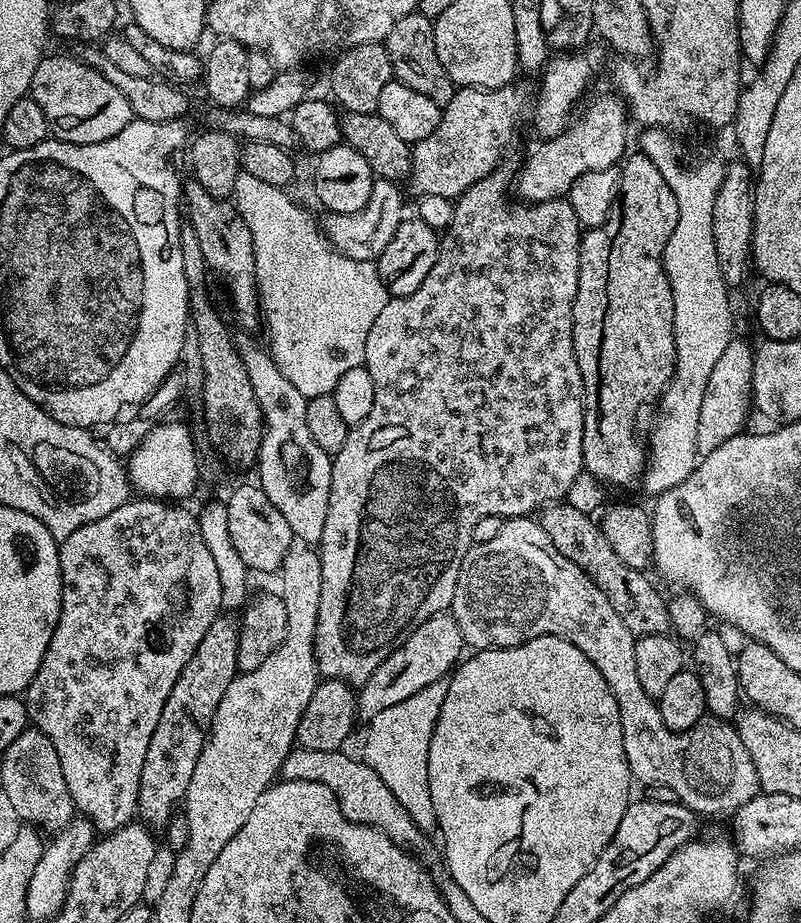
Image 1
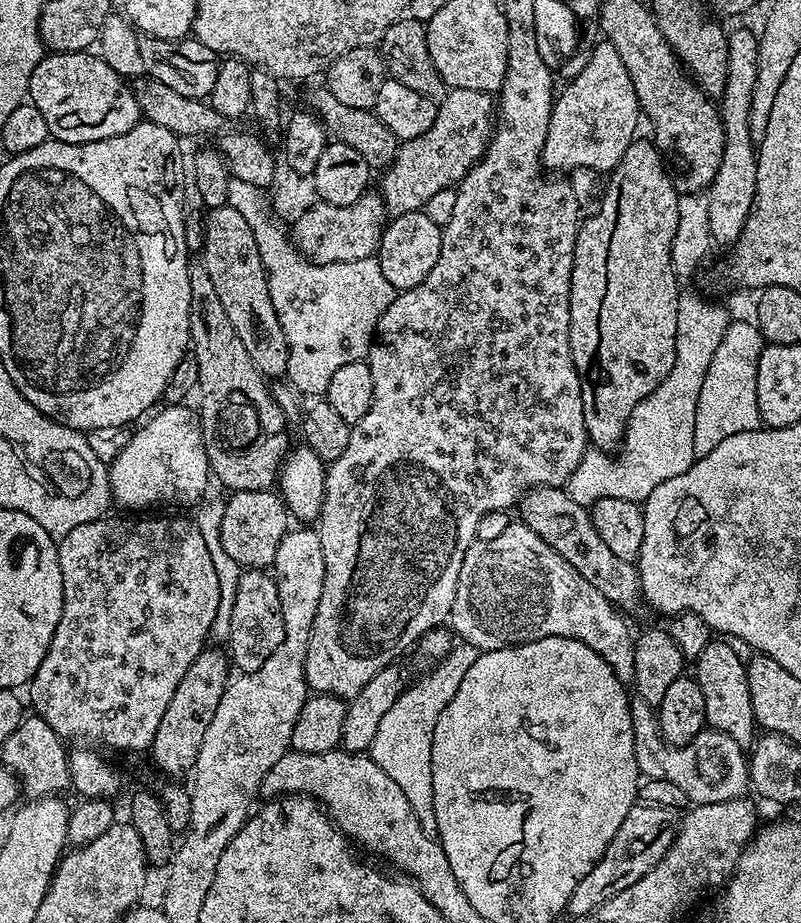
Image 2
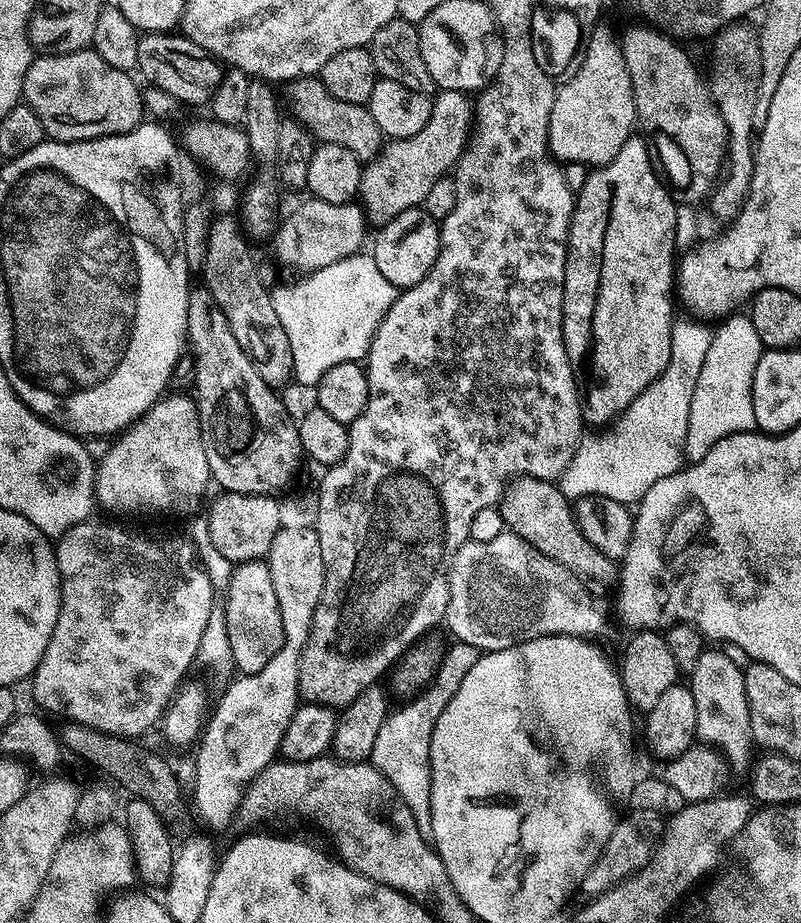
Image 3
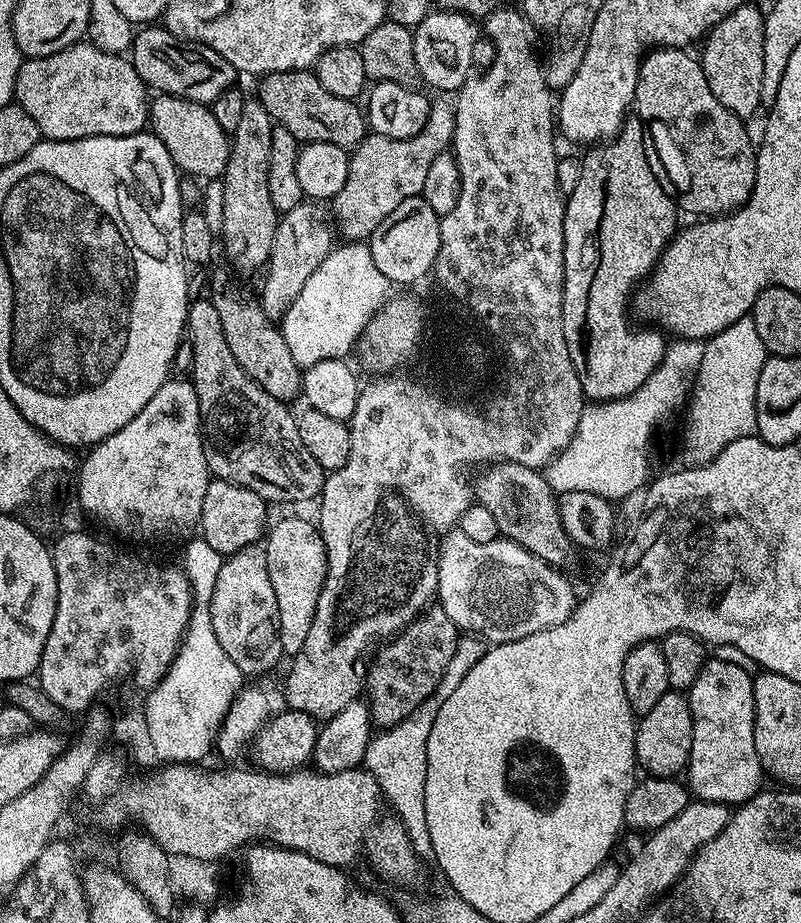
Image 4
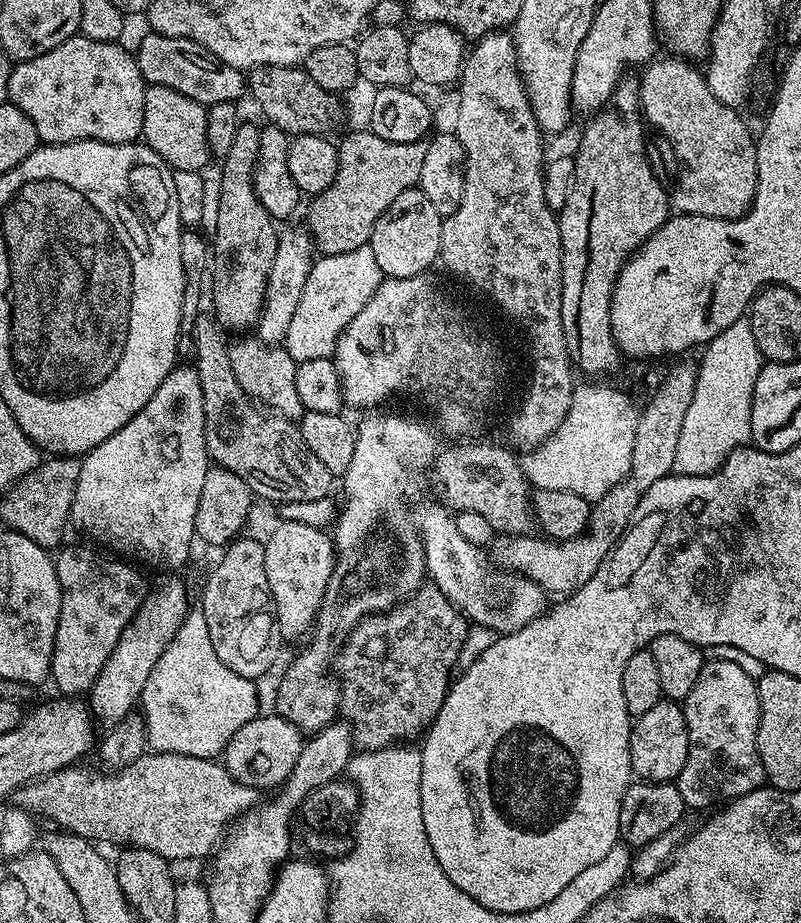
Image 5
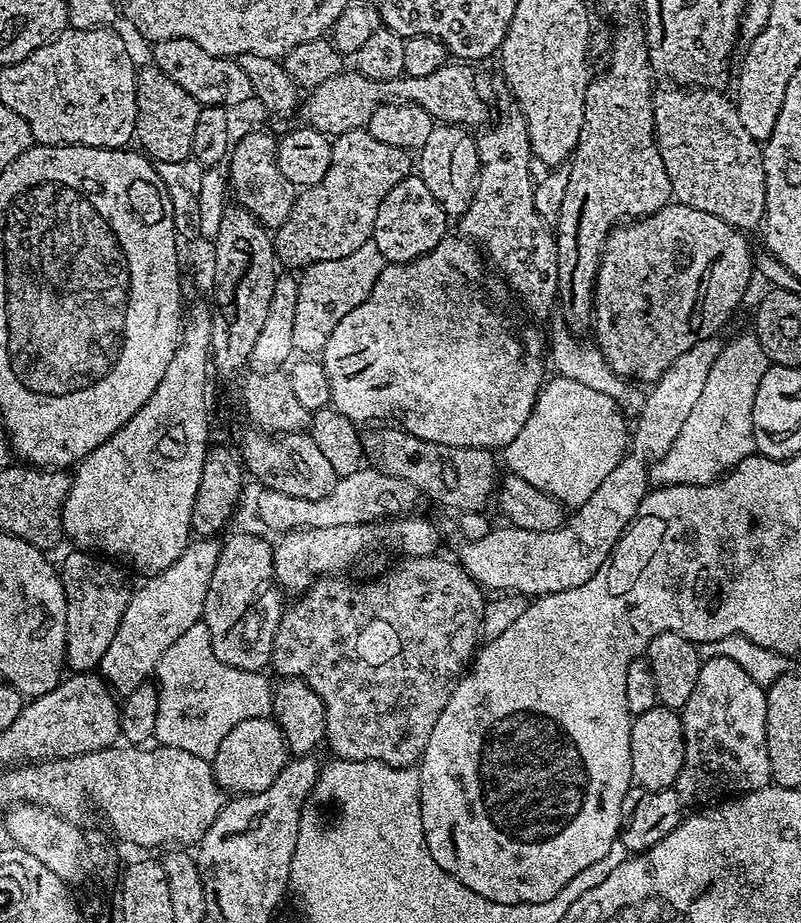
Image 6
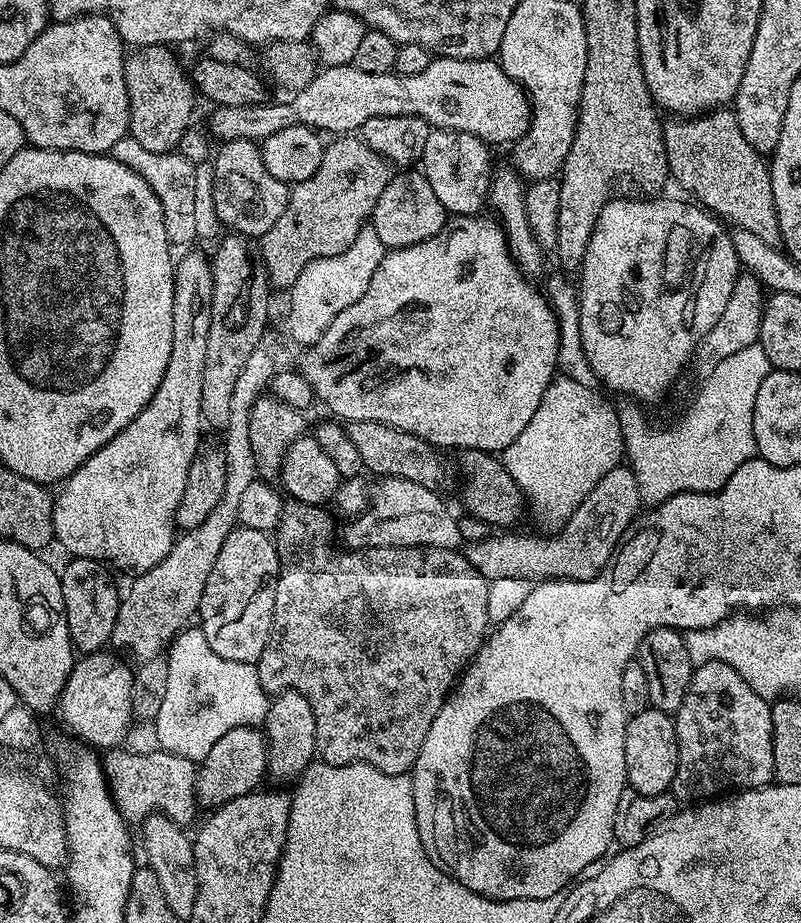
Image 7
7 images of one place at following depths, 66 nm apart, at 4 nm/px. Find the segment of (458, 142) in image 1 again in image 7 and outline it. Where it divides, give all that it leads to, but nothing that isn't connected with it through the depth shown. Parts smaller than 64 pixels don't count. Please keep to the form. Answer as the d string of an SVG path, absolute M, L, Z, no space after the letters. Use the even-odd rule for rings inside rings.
M340 134L333 140L336 141L333 144L329 143L322 154L322 166L318 166L318 170L314 170L314 174L310 174L310 178L306 178L306 182L298 182L291 185L288 201L286 202L286 210L282 210L282 215L278 217L278 222L274 222L274 226L270 226L270 230L266 230L266 234L259 237L260 256L264 259L264 265L268 271L268 283L273 289L284 288L284 290L291 290L294 282L298 282L298 274L302 274L302 270L306 270L306 266L310 266L310 262L314 262L318 258L330 258L334 254L345 252L354 242L354 238L358 238L360 231L371 221L372 211L378 202L379 196L382 194L382 190L386 190L386 186L393 178L393 165L389 164L387 160L383 160L374 150L370 150L370 146L366 146L366 142L359 135Z

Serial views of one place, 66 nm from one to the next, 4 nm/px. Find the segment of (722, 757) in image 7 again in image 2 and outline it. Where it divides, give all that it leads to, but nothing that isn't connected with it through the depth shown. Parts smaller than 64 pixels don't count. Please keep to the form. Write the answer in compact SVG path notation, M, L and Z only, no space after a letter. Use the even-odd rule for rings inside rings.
M724 638L709 639L702 654L694 661L694 678L702 692L704 707L704 723L711 731L721 732L741 746L753 743L752 731L757 731L758 725L754 718L754 706L750 702L750 686L748 685L748 670L745 661L734 654L731 643Z

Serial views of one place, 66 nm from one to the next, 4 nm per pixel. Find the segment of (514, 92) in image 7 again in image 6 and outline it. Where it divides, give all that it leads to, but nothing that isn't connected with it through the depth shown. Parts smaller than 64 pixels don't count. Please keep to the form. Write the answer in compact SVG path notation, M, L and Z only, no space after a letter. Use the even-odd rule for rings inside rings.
M445 62L441 68L434 70L434 74L426 74L423 78L402 75L393 80L375 80L355 70L345 70L334 78L326 78L322 86L311 89L303 97L298 115L307 127L316 128L329 138L346 134L346 130L365 127L370 114L374 114L380 104L417 104L436 122L483 125L489 119L488 108L476 93L476 76L468 68L471 67L464 62Z

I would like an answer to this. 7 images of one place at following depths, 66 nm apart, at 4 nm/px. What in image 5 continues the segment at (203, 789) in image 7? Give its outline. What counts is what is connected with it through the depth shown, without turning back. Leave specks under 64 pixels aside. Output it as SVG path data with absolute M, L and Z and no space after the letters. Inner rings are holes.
M261 714L255 716L224 747L222 763L227 772L238 782L257 790L275 789L283 785L284 779L294 770L298 754L304 749L305 733L293 726L289 720L279 714Z

